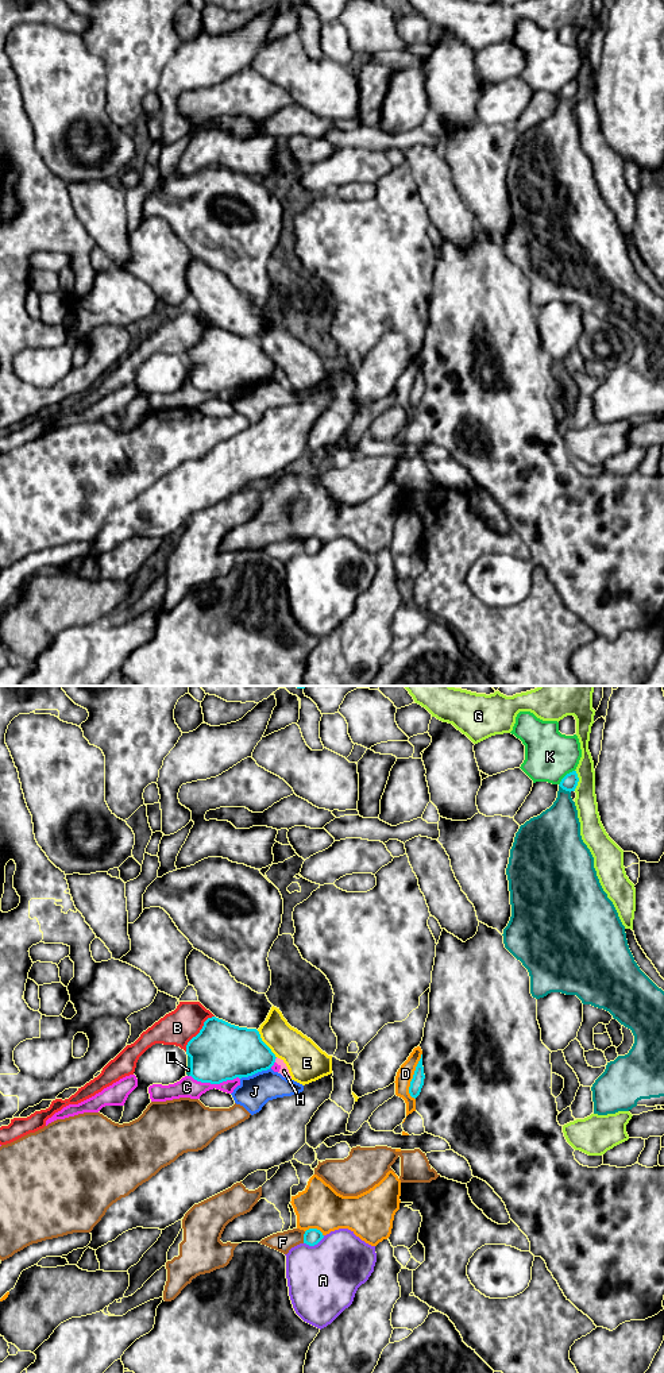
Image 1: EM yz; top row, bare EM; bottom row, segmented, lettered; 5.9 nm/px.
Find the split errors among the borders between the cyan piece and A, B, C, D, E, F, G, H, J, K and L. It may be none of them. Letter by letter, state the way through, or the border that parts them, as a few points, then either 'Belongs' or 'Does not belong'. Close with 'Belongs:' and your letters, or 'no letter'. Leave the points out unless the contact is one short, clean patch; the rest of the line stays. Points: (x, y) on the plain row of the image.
A: Does not belong
B: Boundary: yz (213, 324), (204, 331), (203, 336), (188, 351), (185, 359). Does not belong
C: Does not belong
D: Does not belong
E: Boundary: yz (257, 339), (261, 348), (275, 366). Does not belong
F: Does not belong
G: Boundary: yz (575, 78), (578, 93), (574, 99). Does not belong
H: Boundary: yz (277, 366), (274, 370). Does not belong
J: Does not belong
K: Does not belong
L: Does not belong
Belongs: no letter

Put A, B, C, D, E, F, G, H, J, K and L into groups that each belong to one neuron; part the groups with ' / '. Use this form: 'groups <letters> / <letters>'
groups A / B / C H / D / E / F / G / J / K / L

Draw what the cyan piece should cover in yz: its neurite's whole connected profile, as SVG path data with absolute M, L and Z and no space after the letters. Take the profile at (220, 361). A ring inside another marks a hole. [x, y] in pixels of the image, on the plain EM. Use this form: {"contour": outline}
{"contour": "M216 325L208 327L200 342L188 351L186 363L190 366L189 385L197 390L211 393L220 393L236 386L248 386L267 379L277 367L262 350L256 338L239 336Z"}

